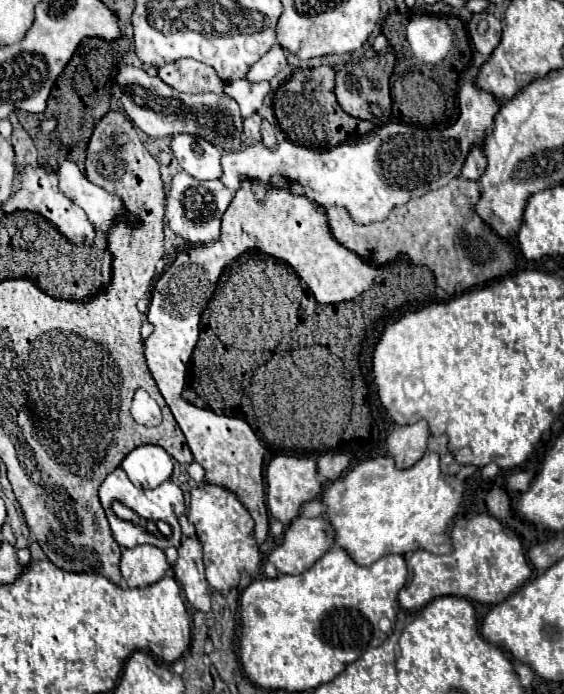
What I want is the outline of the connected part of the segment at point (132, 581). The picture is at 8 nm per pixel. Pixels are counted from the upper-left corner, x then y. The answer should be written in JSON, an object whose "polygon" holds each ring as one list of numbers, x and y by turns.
{"polygon":[[140,544,136,548,122,550,120,558,120,572,126,582,126,586,148,586,160,580,166,570,170,568,164,550,152,546,152,544]]}

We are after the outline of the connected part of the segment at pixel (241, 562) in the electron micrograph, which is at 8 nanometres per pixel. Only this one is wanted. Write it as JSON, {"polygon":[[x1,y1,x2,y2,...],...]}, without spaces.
{"polygon":[[204,484,202,488,194,488,190,498,188,520,196,526,198,540,202,542,206,578,214,590,226,594,232,586,238,586,242,570,248,574,258,574,262,558,256,542,250,536,254,520,230,490,210,484]]}

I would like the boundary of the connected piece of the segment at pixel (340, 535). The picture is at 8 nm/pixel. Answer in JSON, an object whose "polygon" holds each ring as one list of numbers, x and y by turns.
{"polygon":[[428,452,420,462,416,462,412,468,406,470,398,470,390,456,364,460,354,468,348,468,338,480,330,482,324,488,320,502,326,506,324,518,334,528,336,544,344,548,356,564,370,566,372,562,376,562,386,554,406,554,406,552,416,552,420,548,434,554,452,552,446,530,452,524,452,518,460,512,462,492,464,492,464,482,458,480,456,476,442,474,438,454]]}

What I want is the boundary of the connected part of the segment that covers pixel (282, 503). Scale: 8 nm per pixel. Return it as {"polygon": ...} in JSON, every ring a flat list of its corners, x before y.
{"polygon":[[278,454,266,466,266,504,270,514,280,520,284,526,298,516,300,506,308,500,316,500,322,490,322,484,316,478,316,462,312,456,290,456]]}

